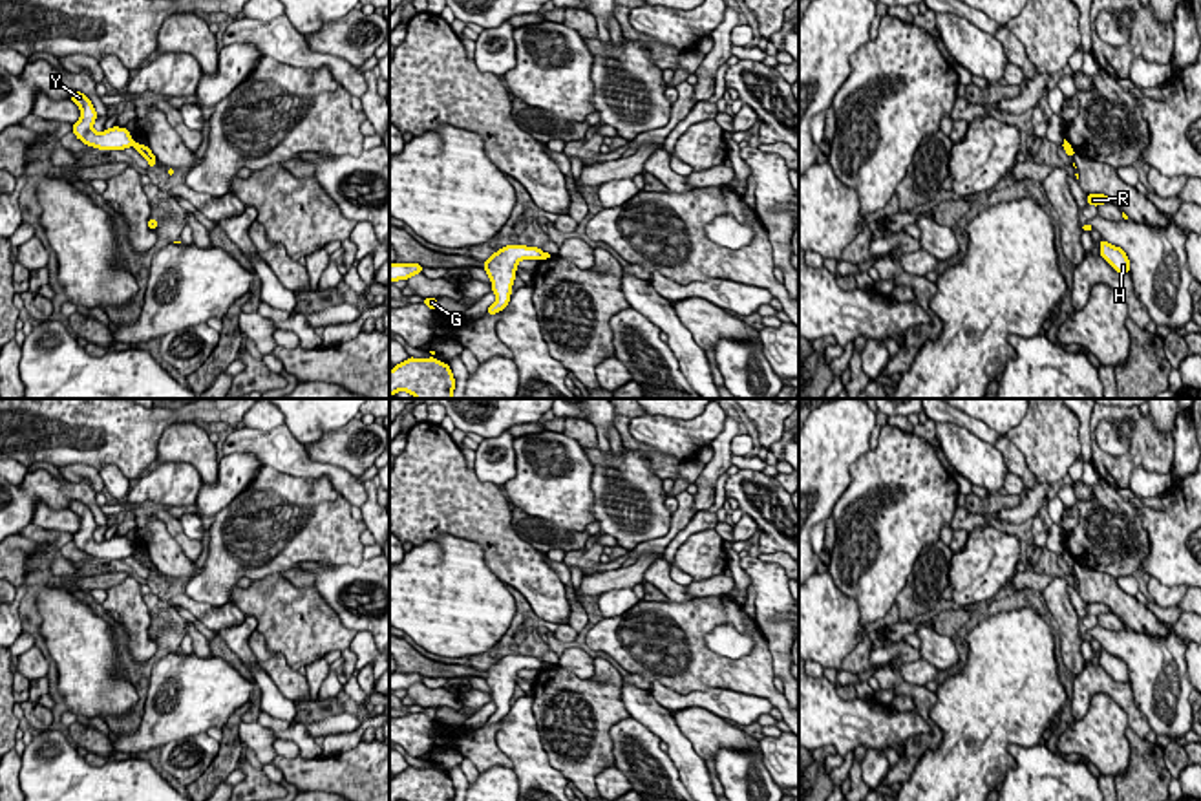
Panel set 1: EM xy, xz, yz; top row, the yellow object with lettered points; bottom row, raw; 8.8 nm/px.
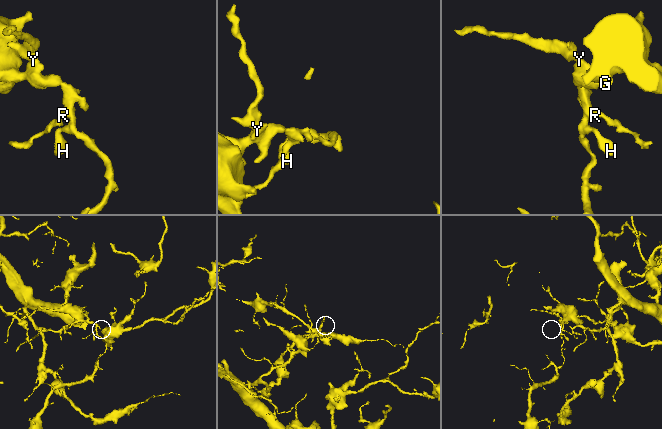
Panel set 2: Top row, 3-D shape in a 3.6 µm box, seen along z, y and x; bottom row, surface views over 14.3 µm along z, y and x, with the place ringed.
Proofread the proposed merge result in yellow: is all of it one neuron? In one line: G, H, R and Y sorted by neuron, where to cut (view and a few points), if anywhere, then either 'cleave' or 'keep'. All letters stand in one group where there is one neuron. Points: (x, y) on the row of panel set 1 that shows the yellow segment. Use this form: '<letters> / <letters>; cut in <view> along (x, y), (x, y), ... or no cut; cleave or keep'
G Y / H R; cut in xz along (543, 253), (540, 258); cleave

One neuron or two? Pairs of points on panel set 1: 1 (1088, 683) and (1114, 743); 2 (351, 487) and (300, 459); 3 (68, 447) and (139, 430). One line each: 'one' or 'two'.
1: two
2: one
3: one

